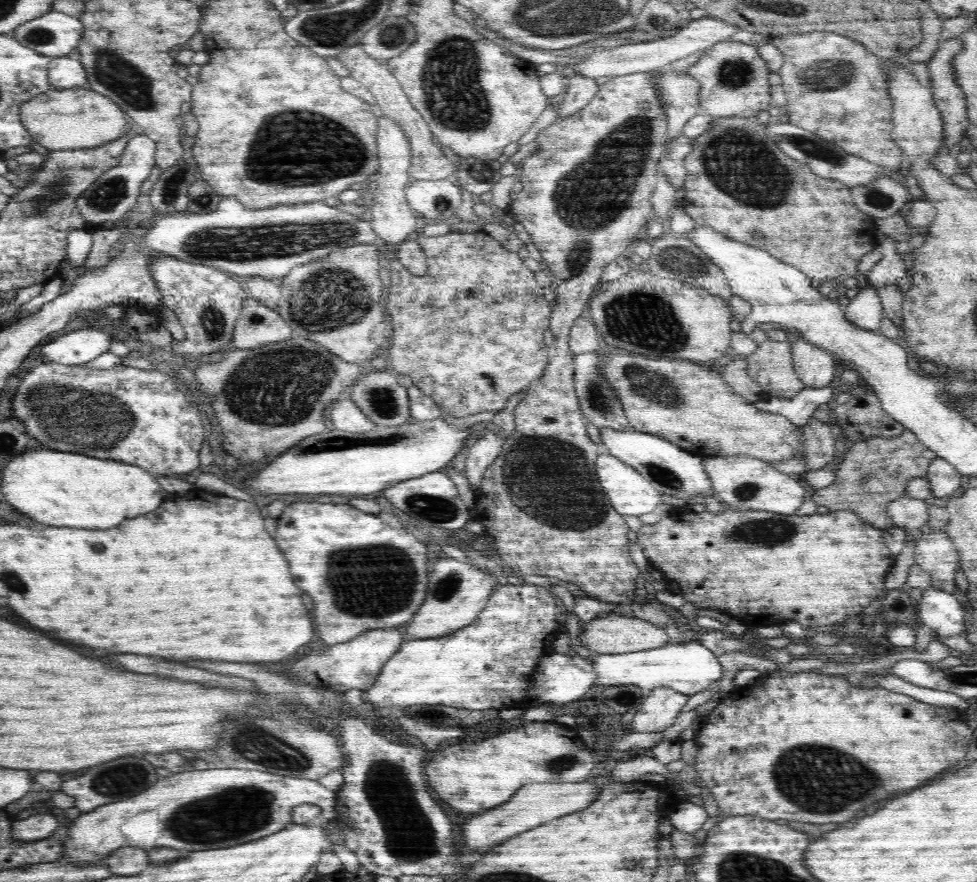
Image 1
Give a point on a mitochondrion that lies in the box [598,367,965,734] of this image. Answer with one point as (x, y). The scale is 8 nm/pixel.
(774, 532)

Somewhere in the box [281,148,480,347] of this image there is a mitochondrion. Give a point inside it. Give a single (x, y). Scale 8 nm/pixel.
(329, 298)

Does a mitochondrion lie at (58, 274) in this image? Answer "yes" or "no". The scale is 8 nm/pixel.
no

